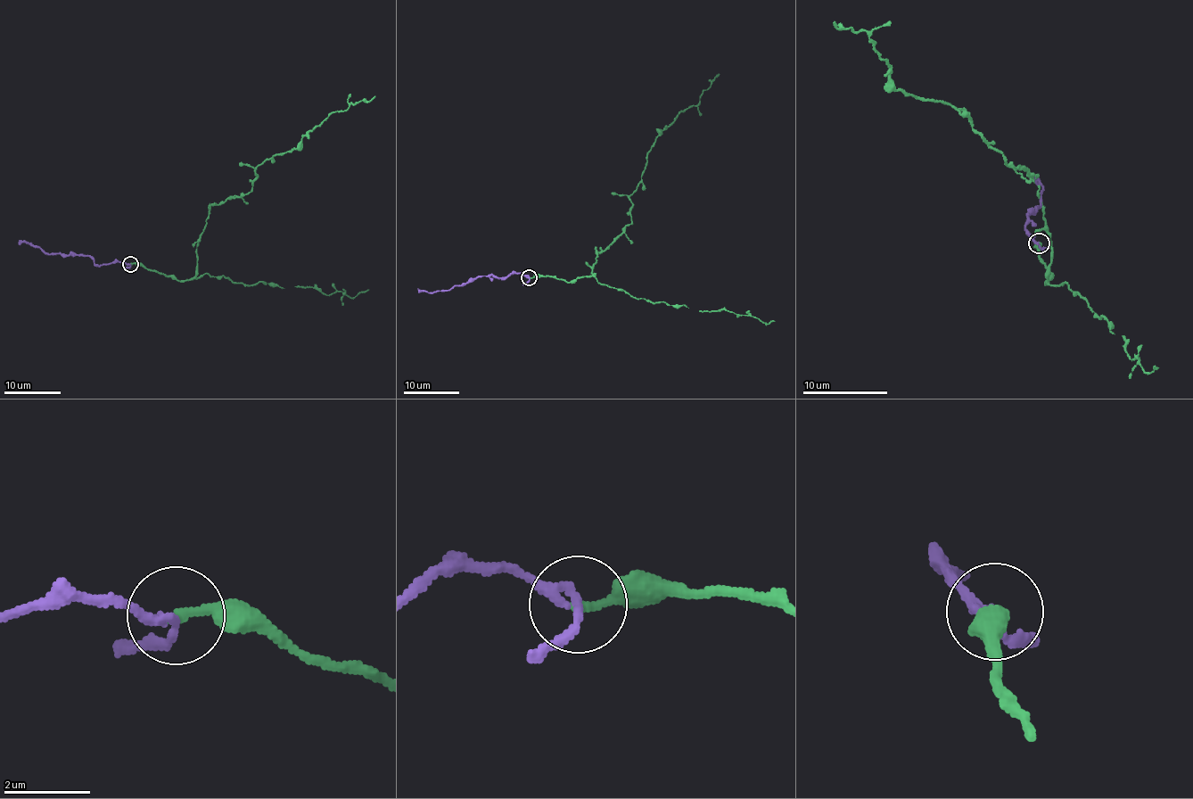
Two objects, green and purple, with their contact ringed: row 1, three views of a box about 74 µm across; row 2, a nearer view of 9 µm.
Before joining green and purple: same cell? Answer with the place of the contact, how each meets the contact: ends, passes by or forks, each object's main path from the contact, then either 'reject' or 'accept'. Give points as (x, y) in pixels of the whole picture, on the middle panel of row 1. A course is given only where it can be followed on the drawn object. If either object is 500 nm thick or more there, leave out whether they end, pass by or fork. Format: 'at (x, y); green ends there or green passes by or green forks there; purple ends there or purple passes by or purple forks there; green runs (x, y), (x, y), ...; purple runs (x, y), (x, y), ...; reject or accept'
at (529, 277); green ends there; purple passes by; green runs (530, 278), (572, 282), (595, 275), (597, 253), (631, 221), (629, 197), (661, 130), (698, 103), (719, 75); purple runs (530, 276), (521, 274), (495, 277), (492, 274), (474, 277), (444, 290), (429, 292), (417, 289); accept

